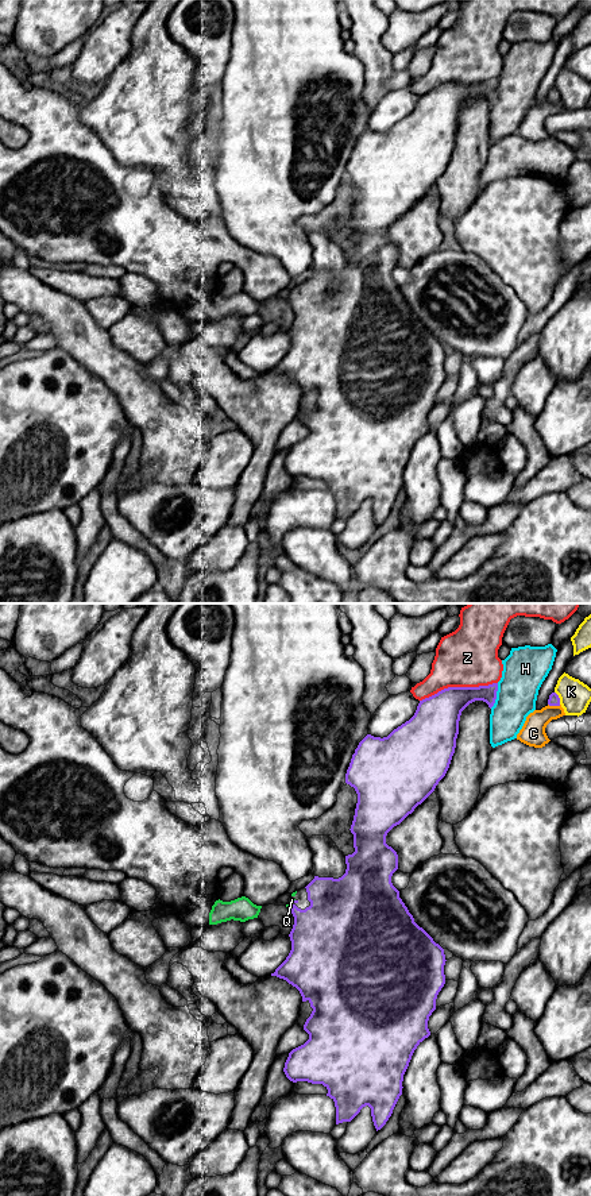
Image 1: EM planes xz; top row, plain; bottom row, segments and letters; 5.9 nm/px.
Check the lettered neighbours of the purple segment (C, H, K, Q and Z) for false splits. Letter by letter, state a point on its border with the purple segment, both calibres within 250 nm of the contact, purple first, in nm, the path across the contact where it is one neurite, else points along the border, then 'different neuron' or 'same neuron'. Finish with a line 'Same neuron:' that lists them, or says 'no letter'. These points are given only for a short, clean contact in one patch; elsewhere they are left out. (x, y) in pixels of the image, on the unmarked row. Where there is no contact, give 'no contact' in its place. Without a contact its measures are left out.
C: contact xz (555, 100); calibres 70 and 140 nm; different neuron
H: contact xz (495, 91); calibres 160 and 260 nm; different neuron
K: contact xz (559, 93); calibres 70 and 190 nm; different neuron
Q: contact xz (292, 301); calibres 380 and 20 nm; way xz (323, 330), (292, 301), (292, 300); same neuron
Z: contact xz (458, 83); calibres 280 and 360 nm; different neuron
Same neuron: Q

